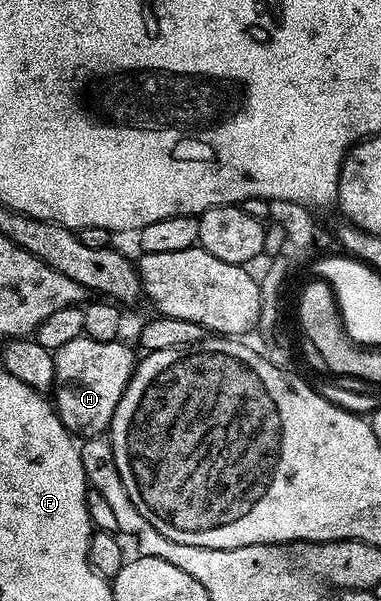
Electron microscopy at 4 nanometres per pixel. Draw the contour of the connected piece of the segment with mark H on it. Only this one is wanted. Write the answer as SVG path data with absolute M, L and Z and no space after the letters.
M83 334L75 338L75 342L67 342L67 346L52 353L54 370L51 400L58 418L70 433L81 438L100 436L112 422L115 406L119 406L119 398L125 393L135 367L135 355L121 343L120 339L95 342Z

